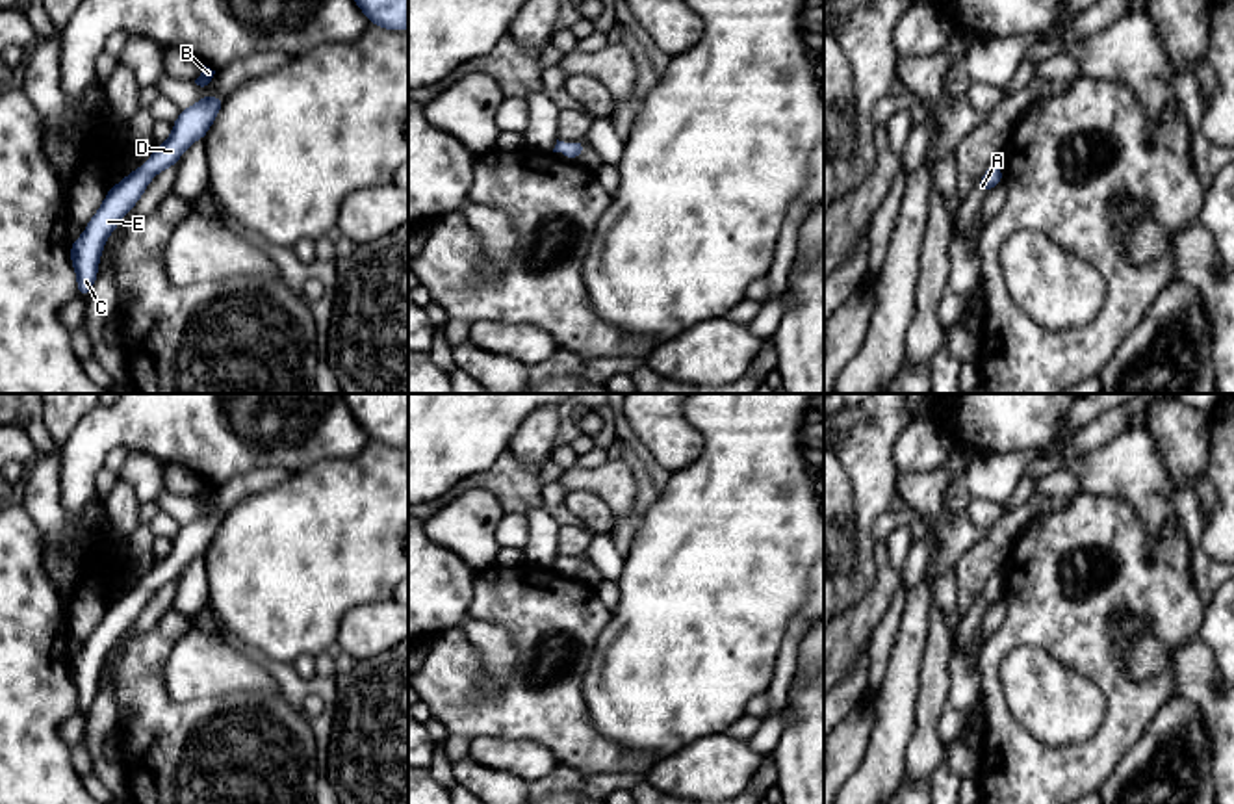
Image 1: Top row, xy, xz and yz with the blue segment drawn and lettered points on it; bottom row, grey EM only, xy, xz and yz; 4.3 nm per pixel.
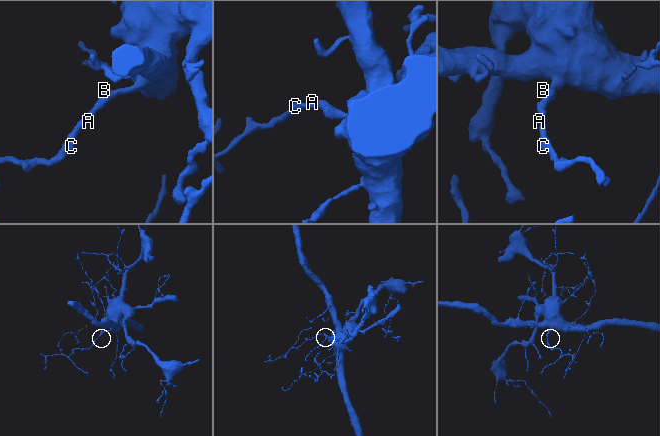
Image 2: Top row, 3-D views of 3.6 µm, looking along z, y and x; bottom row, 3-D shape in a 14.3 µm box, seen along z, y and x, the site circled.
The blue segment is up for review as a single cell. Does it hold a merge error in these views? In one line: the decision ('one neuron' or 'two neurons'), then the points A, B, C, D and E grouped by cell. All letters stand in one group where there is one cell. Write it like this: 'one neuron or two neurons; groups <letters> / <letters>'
one neuron; groups A B C D E

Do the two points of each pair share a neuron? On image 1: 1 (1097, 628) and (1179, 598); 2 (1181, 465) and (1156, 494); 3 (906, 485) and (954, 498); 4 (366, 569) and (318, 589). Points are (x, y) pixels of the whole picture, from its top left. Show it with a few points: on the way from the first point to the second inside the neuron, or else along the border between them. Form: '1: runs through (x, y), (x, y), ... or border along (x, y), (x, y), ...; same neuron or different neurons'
1: runs through (1112, 606), (1119, 598), (1156, 598); same neuron
2: border along (1153, 439), (1168, 476), (1179, 487); different neurons
3: border along (971, 461), (949, 485), (949, 515); different neurons
4: runs through (355, 569), (338, 569), (329, 578); same neuron

